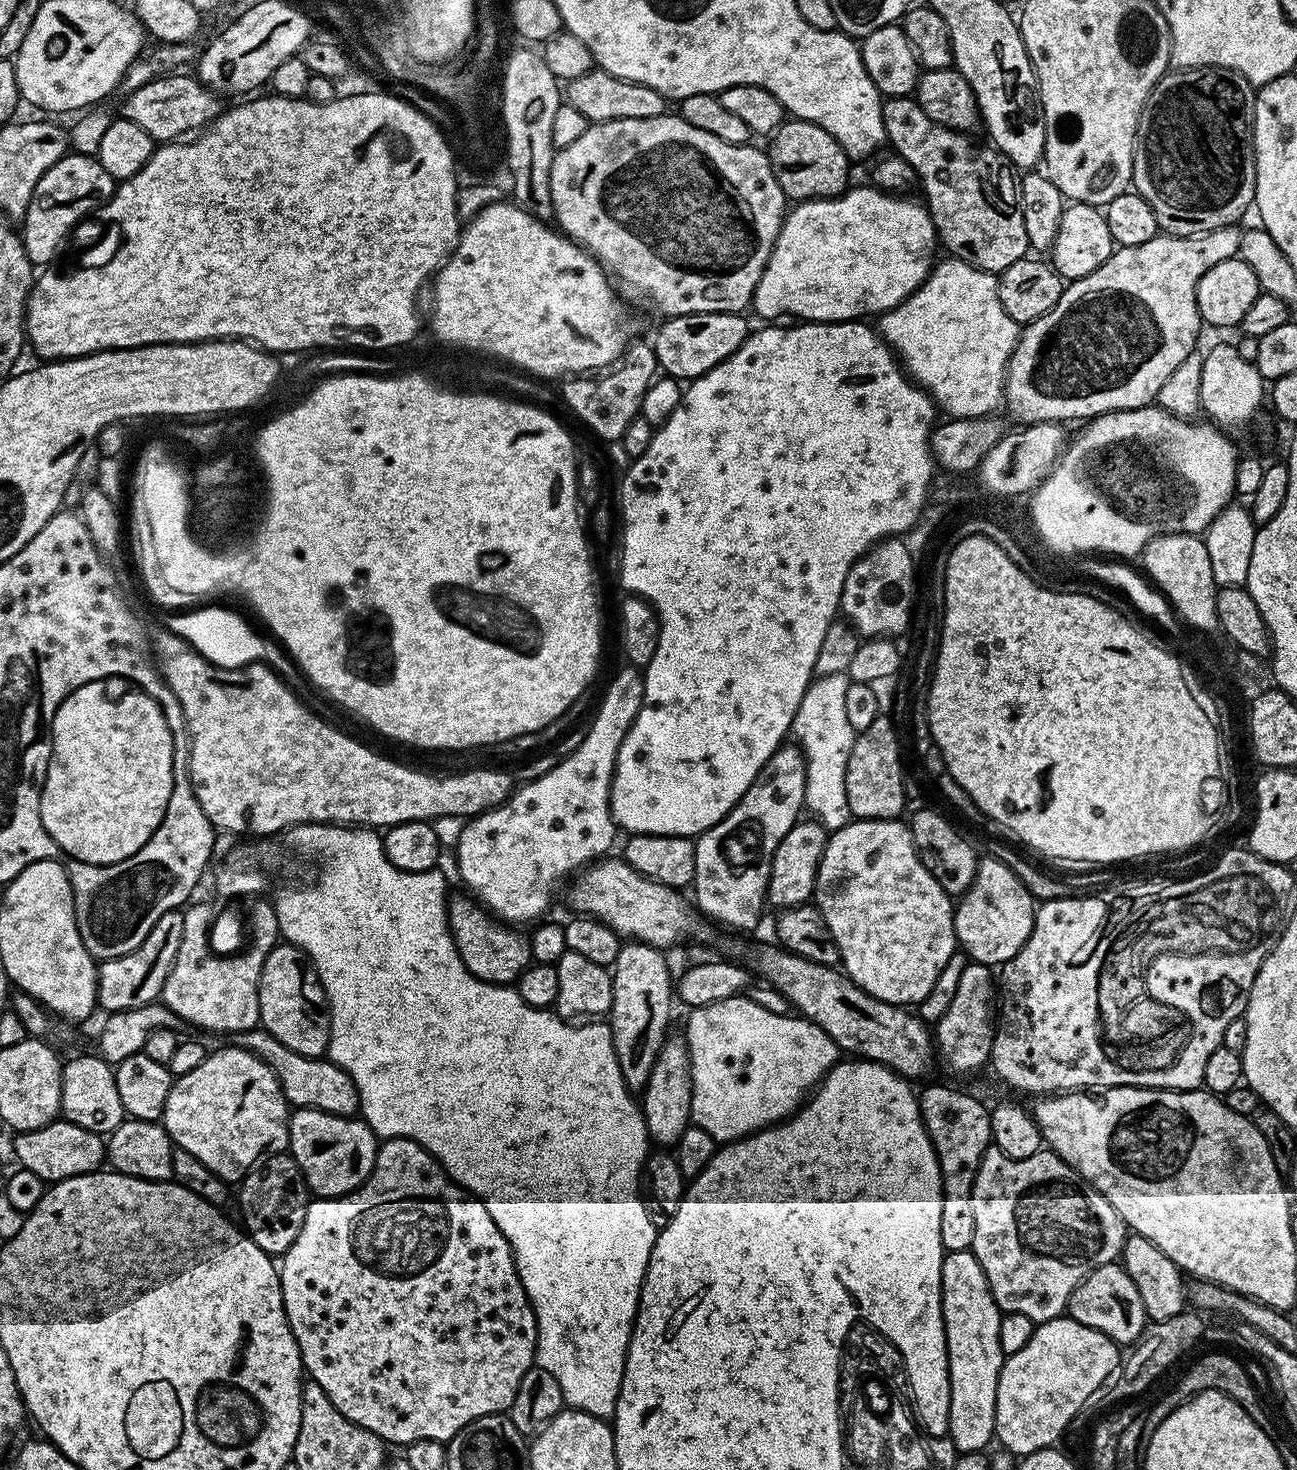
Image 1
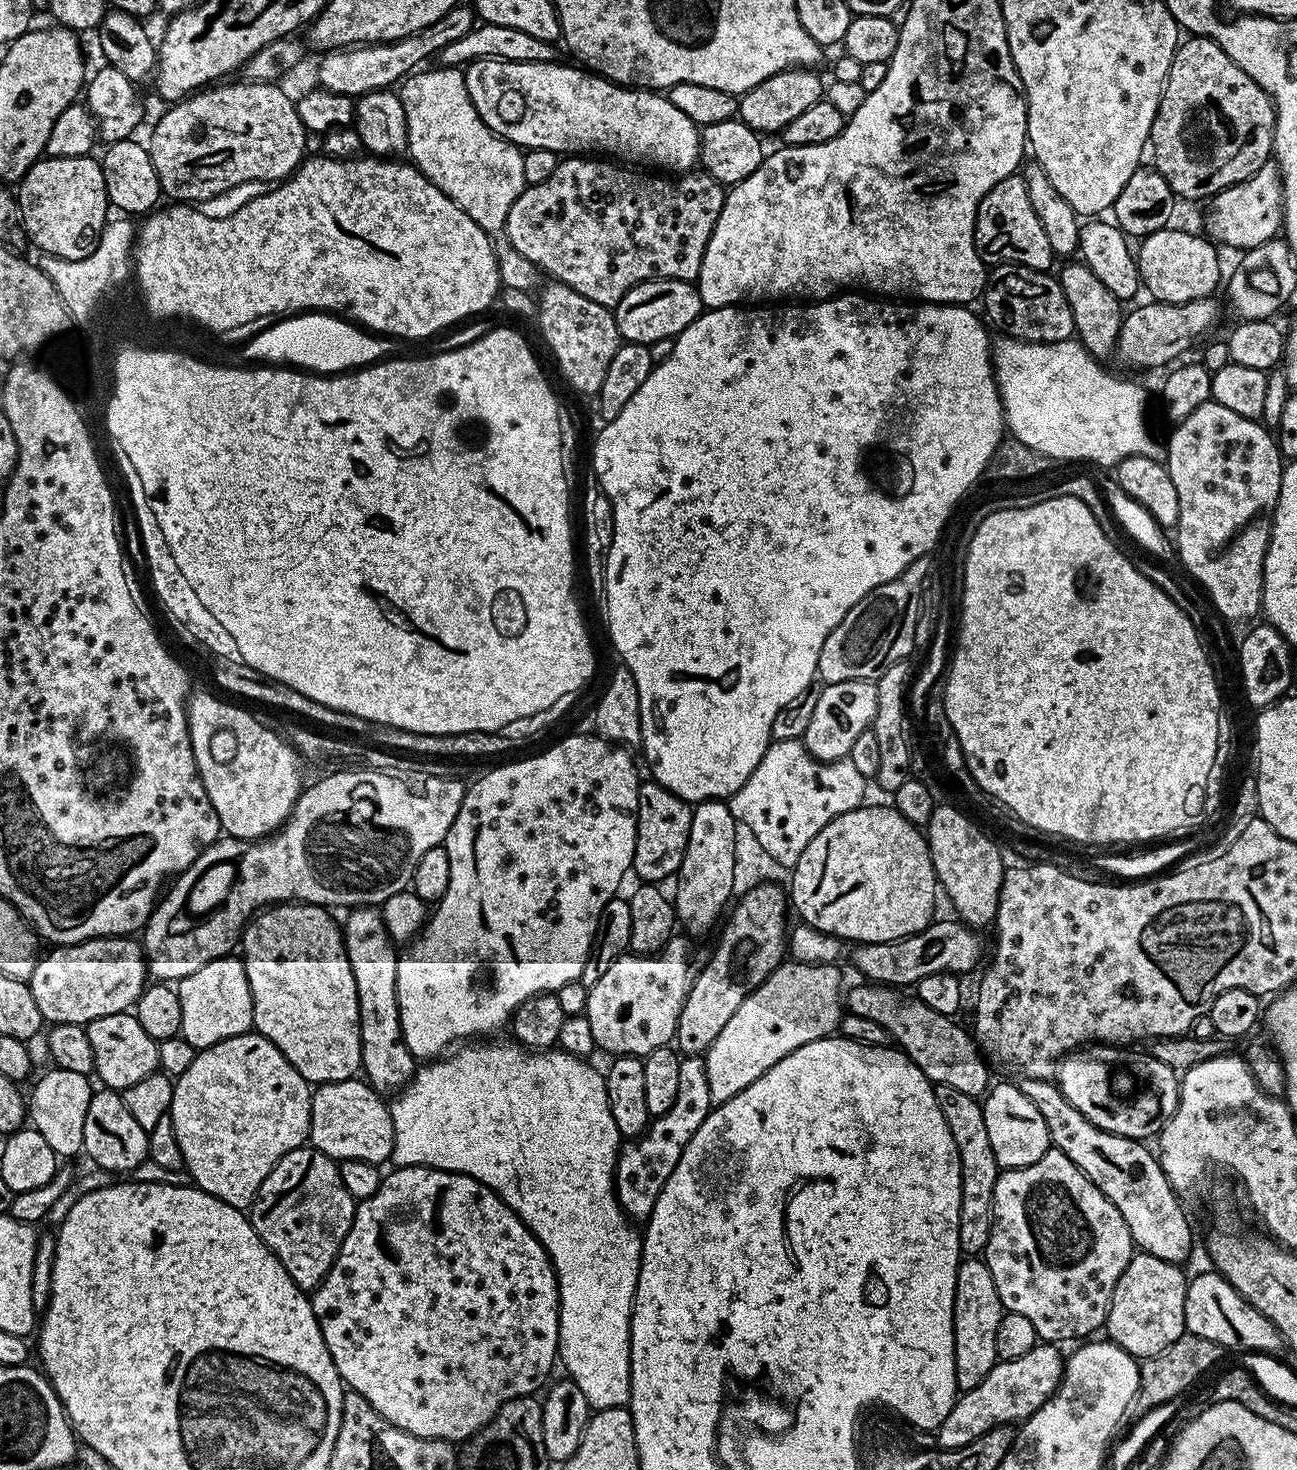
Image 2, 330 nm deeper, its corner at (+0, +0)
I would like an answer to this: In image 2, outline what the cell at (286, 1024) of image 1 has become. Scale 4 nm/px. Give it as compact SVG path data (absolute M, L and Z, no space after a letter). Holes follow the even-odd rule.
M273 904L252 917L242 933L242 959L252 995L255 1031L275 1046L309 1085L351 1080L361 1071L358 990L344 949L341 925L329 909L318 904Z

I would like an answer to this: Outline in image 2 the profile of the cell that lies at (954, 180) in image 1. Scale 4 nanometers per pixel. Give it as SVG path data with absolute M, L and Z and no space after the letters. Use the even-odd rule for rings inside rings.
M1023 175L1008 176L982 198L976 211L976 249L985 265L1024 264L1039 272L1048 272L1054 257L1046 230L1030 204L1030 190Z

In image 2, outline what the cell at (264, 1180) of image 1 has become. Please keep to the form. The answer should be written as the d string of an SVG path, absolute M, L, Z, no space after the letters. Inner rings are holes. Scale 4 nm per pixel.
M311 1146L291 1148L270 1170L250 1209L254 1230L305 1294L326 1278L350 1226L358 1201L342 1186L337 1161Z

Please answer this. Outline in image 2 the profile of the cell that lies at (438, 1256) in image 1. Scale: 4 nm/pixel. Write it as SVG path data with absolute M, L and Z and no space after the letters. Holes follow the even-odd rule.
M400 1166L392 1171L396 1172L389 1176L387 1173L381 1179L375 1194L357 1203L354 1222L326 1278L311 1293L312 1309L322 1330L326 1350L330 1350L330 1358L341 1380L351 1391L362 1394L362 1398L366 1398L366 1402L370 1402L370 1406L386 1418L386 1422L418 1438L468 1442L495 1418L503 1404L519 1396L539 1393L545 1387L544 1379L551 1374L552 1367L557 1367L560 1291L556 1285L556 1271L536 1235L516 1217L512 1207L501 1196L490 1191L482 1182L457 1172L443 1172L423 1166Z

